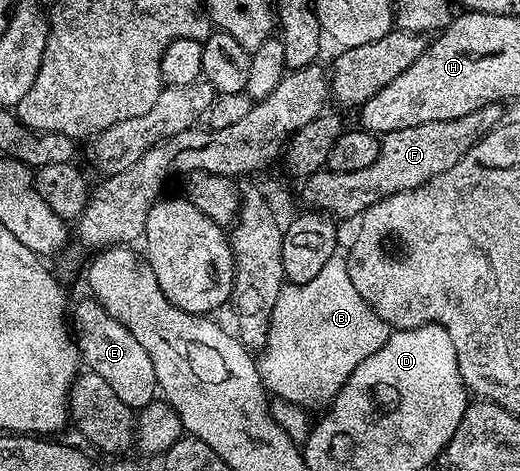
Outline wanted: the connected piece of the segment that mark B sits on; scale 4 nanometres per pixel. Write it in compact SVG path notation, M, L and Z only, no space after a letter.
M338 251L330 255L314 279L301 285L285 283L282 287L278 303L274 303L274 311L270 315L268 338L258 353L256 369L260 373L260 382L273 398L281 397L304 409L315 411L319 405L327 406L336 398L346 379L350 379L354 367L358 367L362 359L370 359L370 355L374 355L374 351L386 343L389 332L389 325L368 306L362 295L358 295L350 279L347 256Z

